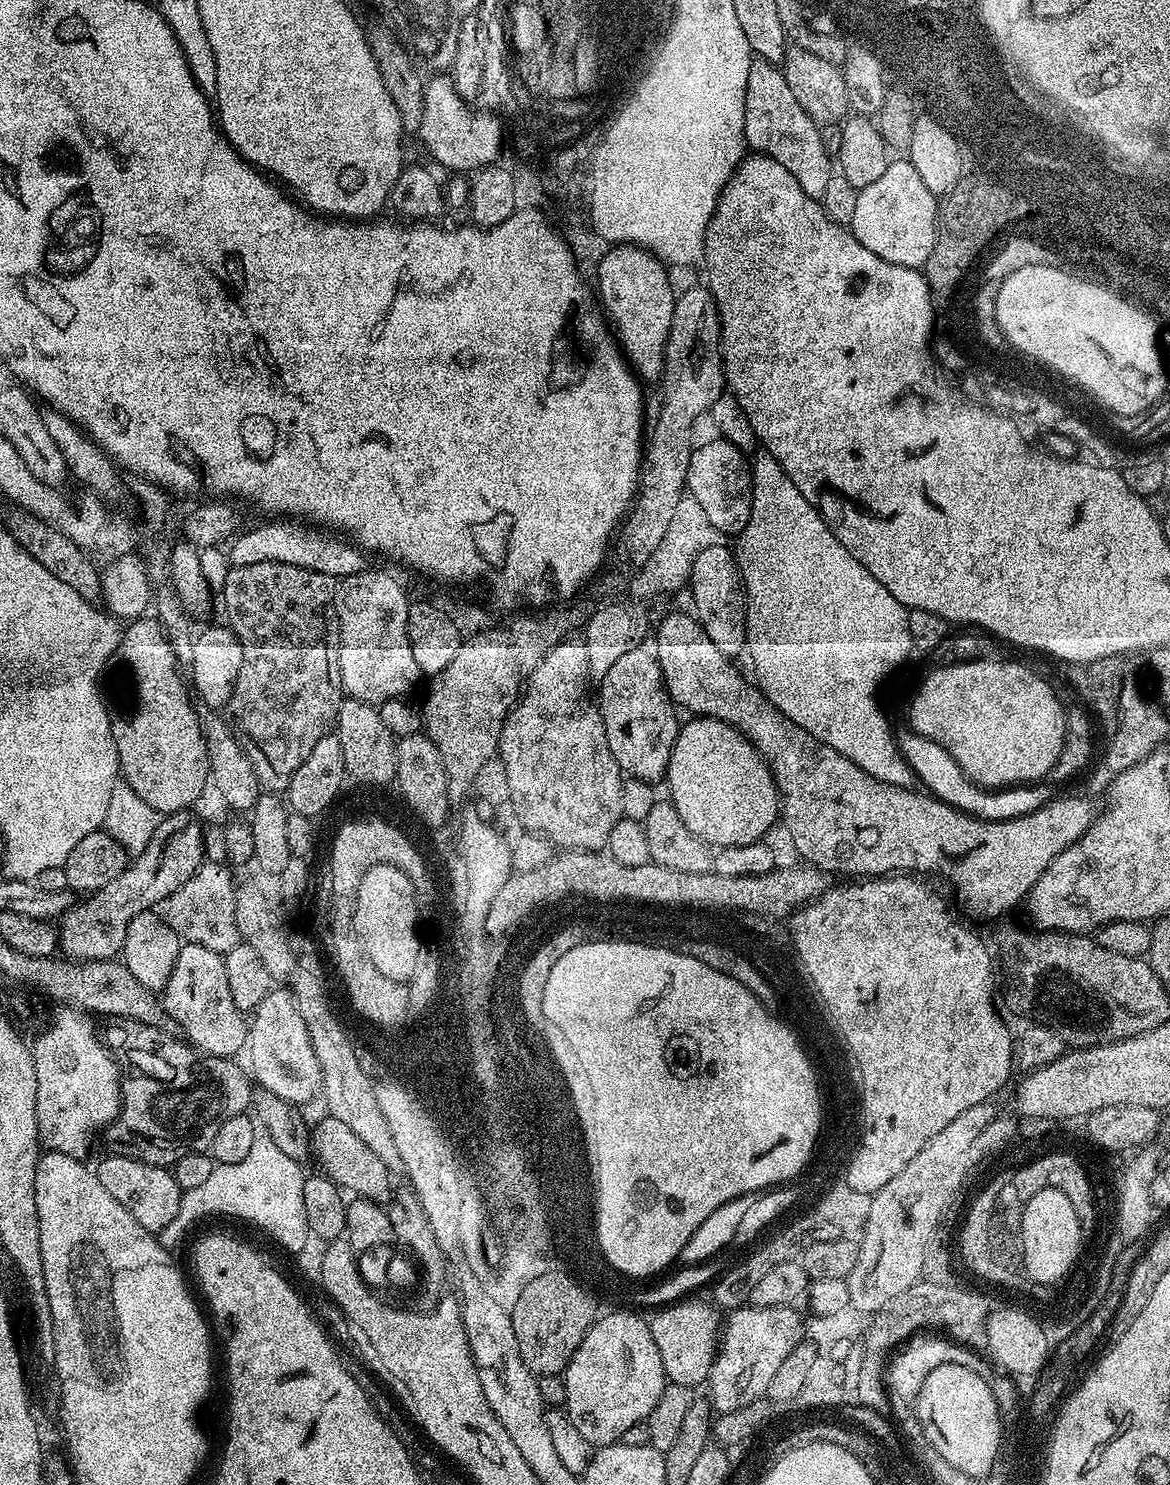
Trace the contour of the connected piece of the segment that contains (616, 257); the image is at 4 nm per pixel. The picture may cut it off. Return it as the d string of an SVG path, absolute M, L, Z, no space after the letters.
M614 244L605 251L594 273L601 309L614 329L629 365L644 380L657 379L663 373L665 342L676 297L667 271L663 260L640 245Z

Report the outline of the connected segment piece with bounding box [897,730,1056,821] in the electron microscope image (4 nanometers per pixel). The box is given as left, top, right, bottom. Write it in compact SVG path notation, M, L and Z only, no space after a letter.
M911 730L897 735L897 744L900 752L911 766L913 775L927 787L925 788L936 799L940 799L952 808L965 812L970 816L976 816L980 820L1004 821L1015 817L1022 817L1034 810L1044 808L1049 801L1055 799L1056 792L1047 784L1027 784L1012 786L1007 789L991 790L981 788L971 779L945 748L937 743L930 742L924 736L920 736Z

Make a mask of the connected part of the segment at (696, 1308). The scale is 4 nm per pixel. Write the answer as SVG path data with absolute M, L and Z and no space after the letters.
M685 1298L659 1309L655 1333L659 1348L664 1353L664 1375L673 1384L703 1385L716 1360L718 1341L722 1335L722 1316L707 1299Z

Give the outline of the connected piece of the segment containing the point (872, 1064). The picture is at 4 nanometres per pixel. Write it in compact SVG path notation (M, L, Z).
M889 874L887 876L878 876L875 878L860 878L855 882L840 882L840 885L829 887L824 895L820 896L820 901L816 907L810 908L796 920L796 943L800 947L800 955L804 957L804 962L808 965L808 970L812 974L812 978L816 980L817 988L824 993L824 998L828 1002L828 1006L832 1009L832 1015L836 1016L836 1021L843 1028L844 1034L848 1038L848 1042L852 1045L852 1050L856 1052L856 1057L860 1061L861 1071L864 1072L865 1096L867 1097L867 1136L864 1136L863 1148L860 1148L859 1156L856 1156L856 1161L852 1164L852 1172L856 1170L856 1178L872 1178L872 1172L892 1172L894 1177L901 1172L910 1162L910 1158L914 1158L914 1154L918 1154L918 1150L922 1150L922 1146L926 1146L926 1142L930 1142L930 1138L934 1138L934 1134L941 1132L945 1126L950 1126L950 1122L954 1122L954 1118L958 1118L958 1114L962 1114L962 1110L970 1110L970 1106L978 1106L978 1102L986 1102L988 1098L994 1096L995 1092L1004 1087L1006 1082L1006 1074L1014 1071L1014 1032L1004 1025L1002 1017L996 1013L996 1004L992 1001L992 995L996 992L996 976L992 973L992 960L994 964L994 956L988 953L988 948L967 928L964 924L959 924L952 917L952 912L948 909L948 904L931 888L928 884L923 884L922 881L916 880L912 874Z

